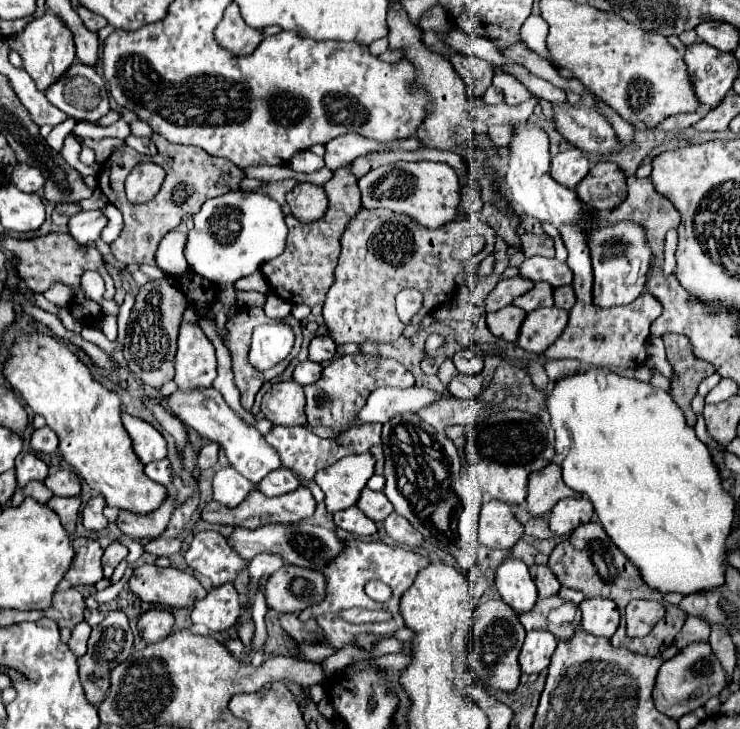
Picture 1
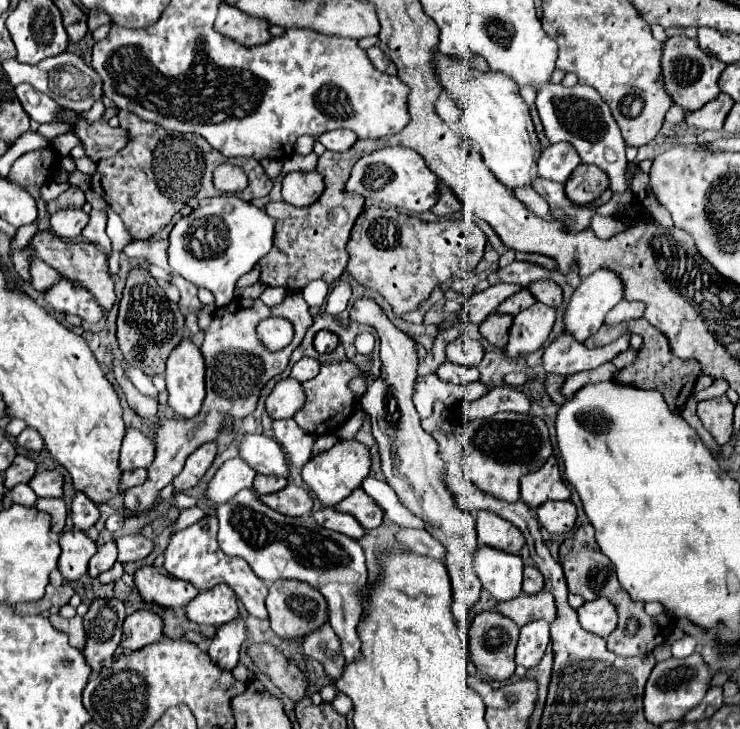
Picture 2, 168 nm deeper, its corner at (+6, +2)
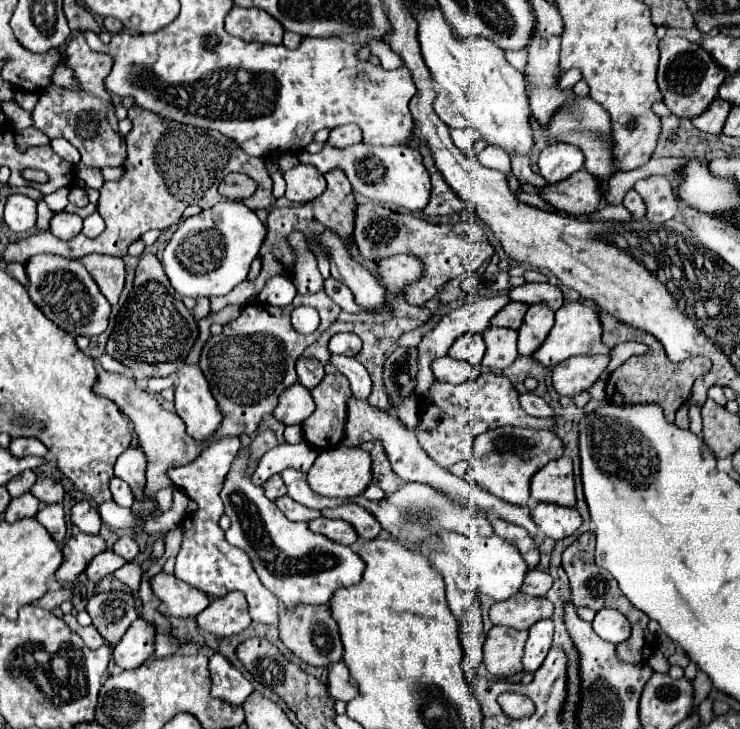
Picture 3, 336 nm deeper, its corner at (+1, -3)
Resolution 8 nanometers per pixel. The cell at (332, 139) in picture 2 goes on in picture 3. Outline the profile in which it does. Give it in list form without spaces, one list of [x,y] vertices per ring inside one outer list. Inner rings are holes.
[[[344,124],[344,126],[338,126],[330,132],[330,138],[328,142],[336,148],[346,148],[346,146],[352,146],[352,144],[358,144],[362,140],[362,130],[356,126],[356,124]]]

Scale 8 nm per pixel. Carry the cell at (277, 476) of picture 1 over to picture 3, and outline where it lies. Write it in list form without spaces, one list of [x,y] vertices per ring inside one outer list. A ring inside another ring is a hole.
[[[280,476],[268,478],[268,480],[264,482],[264,490],[266,490],[266,496],[268,496],[270,500],[276,500],[276,498],[280,498],[280,496],[286,494],[286,486],[284,486],[284,480],[282,480]]]

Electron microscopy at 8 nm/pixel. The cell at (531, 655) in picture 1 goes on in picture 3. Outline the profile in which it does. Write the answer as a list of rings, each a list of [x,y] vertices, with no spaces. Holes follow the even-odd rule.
[[[546,618],[546,620],[536,622],[528,632],[530,632],[530,636],[526,640],[526,650],[524,650],[522,662],[524,662],[526,672],[536,672],[542,666],[542,662],[552,646],[554,624],[552,624],[552,620]]]

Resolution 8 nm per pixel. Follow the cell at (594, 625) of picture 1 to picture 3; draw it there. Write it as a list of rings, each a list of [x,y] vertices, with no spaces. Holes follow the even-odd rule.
[[[602,608],[596,614],[592,628],[600,638],[604,638],[612,644],[620,644],[620,642],[630,638],[628,618],[624,618],[624,614],[620,614],[618,610],[612,610],[612,608]]]

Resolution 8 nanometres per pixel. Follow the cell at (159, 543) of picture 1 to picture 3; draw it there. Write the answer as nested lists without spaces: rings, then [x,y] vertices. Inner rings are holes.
[[[128,536],[118,538],[116,544],[112,546],[112,550],[114,550],[116,554],[120,554],[122,558],[126,558],[126,562],[132,562],[132,560],[138,556],[138,544],[136,544],[132,538],[128,538]]]

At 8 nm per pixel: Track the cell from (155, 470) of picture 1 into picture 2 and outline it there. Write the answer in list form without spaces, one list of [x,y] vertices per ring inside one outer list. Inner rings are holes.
[[[133,469],[133,471],[125,471],[121,475],[121,491],[135,487],[135,485],[143,485],[143,481],[147,479],[147,469]]]

